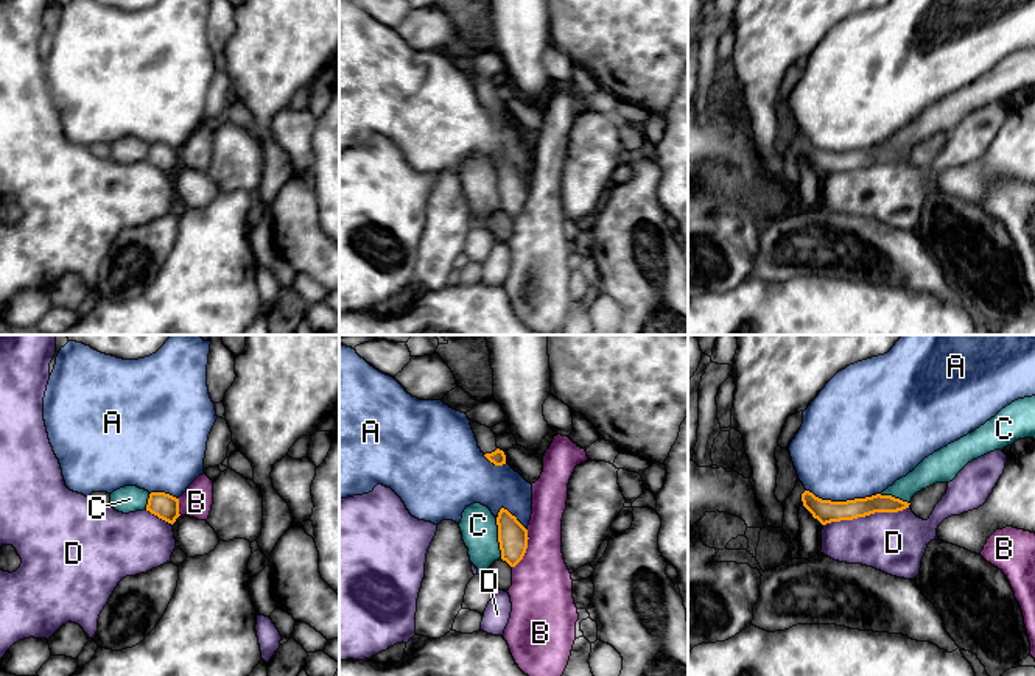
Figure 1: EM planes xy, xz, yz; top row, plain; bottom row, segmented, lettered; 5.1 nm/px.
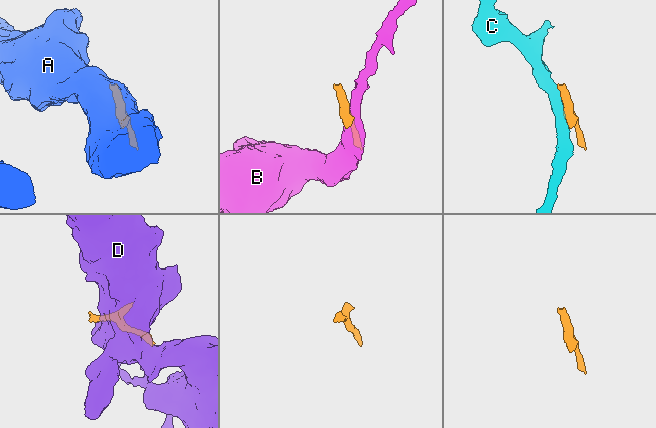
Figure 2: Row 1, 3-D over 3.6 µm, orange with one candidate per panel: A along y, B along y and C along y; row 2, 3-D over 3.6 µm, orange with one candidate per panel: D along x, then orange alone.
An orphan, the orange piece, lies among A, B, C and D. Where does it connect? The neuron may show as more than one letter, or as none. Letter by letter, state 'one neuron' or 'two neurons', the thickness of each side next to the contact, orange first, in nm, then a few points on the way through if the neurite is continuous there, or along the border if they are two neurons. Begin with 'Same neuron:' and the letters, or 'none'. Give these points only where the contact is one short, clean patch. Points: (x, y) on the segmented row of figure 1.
Same neuron: none
A: two neurons; calibres 120 and 480 nm
B: two neurons; calibres 160 and 320 nm
C: two neurons; calibres 160 and 190 nm
D: two neurons; calibres 120 and 320 nm; border yz (909, 506), (824, 525)

